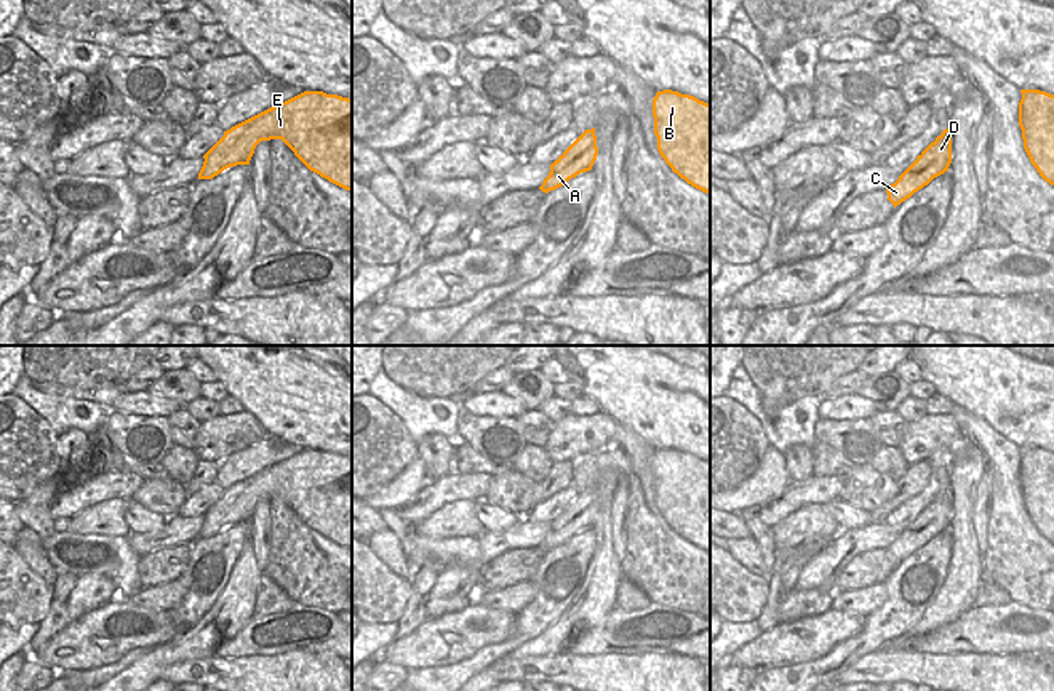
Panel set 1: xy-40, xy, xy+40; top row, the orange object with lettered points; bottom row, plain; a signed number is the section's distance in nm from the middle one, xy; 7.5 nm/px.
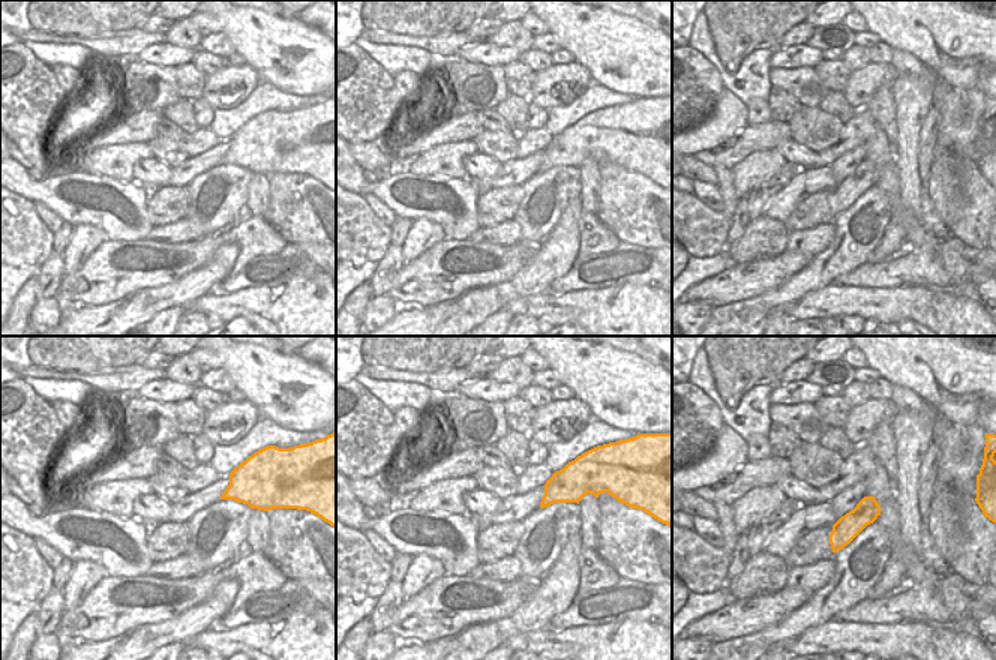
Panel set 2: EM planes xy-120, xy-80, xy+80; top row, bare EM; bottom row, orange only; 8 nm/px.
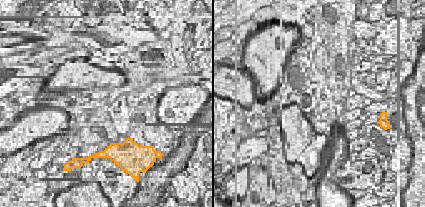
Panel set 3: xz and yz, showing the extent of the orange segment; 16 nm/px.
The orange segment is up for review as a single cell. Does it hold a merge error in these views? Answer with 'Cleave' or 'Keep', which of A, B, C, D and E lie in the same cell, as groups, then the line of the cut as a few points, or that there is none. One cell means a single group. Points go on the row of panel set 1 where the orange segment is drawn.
Keep. Groups: A B C D E. No split.

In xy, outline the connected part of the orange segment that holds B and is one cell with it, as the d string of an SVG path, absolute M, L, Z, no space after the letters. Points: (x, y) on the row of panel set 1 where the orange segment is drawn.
M657 91L653 99L657 150L693 187L710 192L710 104L678 91Z

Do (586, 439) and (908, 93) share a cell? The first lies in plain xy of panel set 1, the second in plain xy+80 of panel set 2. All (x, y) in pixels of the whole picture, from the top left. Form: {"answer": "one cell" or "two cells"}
{"answer": "two cells"}

